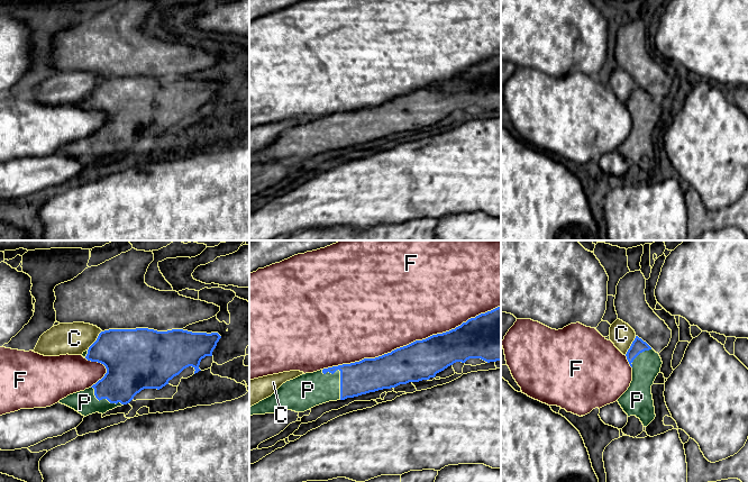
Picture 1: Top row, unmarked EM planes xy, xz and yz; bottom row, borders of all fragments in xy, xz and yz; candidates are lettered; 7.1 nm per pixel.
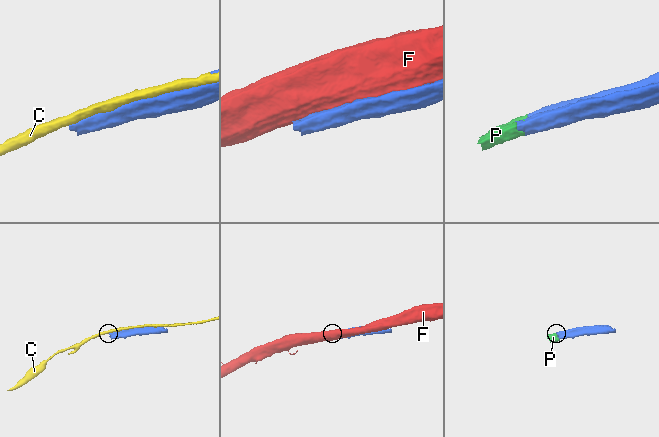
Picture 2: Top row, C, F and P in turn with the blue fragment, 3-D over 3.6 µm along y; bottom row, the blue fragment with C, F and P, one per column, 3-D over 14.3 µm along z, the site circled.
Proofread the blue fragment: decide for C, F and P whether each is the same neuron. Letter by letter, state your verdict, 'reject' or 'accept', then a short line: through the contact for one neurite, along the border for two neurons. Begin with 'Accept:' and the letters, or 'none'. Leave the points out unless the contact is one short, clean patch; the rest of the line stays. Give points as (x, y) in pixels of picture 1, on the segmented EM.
Accept: P
C: reject
F: reject
P: accept

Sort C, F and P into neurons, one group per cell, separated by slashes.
C / F / P

